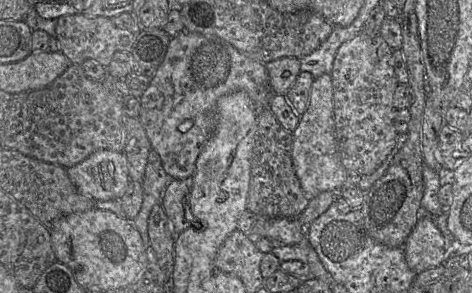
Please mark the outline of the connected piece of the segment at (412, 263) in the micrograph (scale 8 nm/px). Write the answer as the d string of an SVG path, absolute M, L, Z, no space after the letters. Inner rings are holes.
M431 215L419 217L403 249L407 265L415 273L444 263L445 238Z

